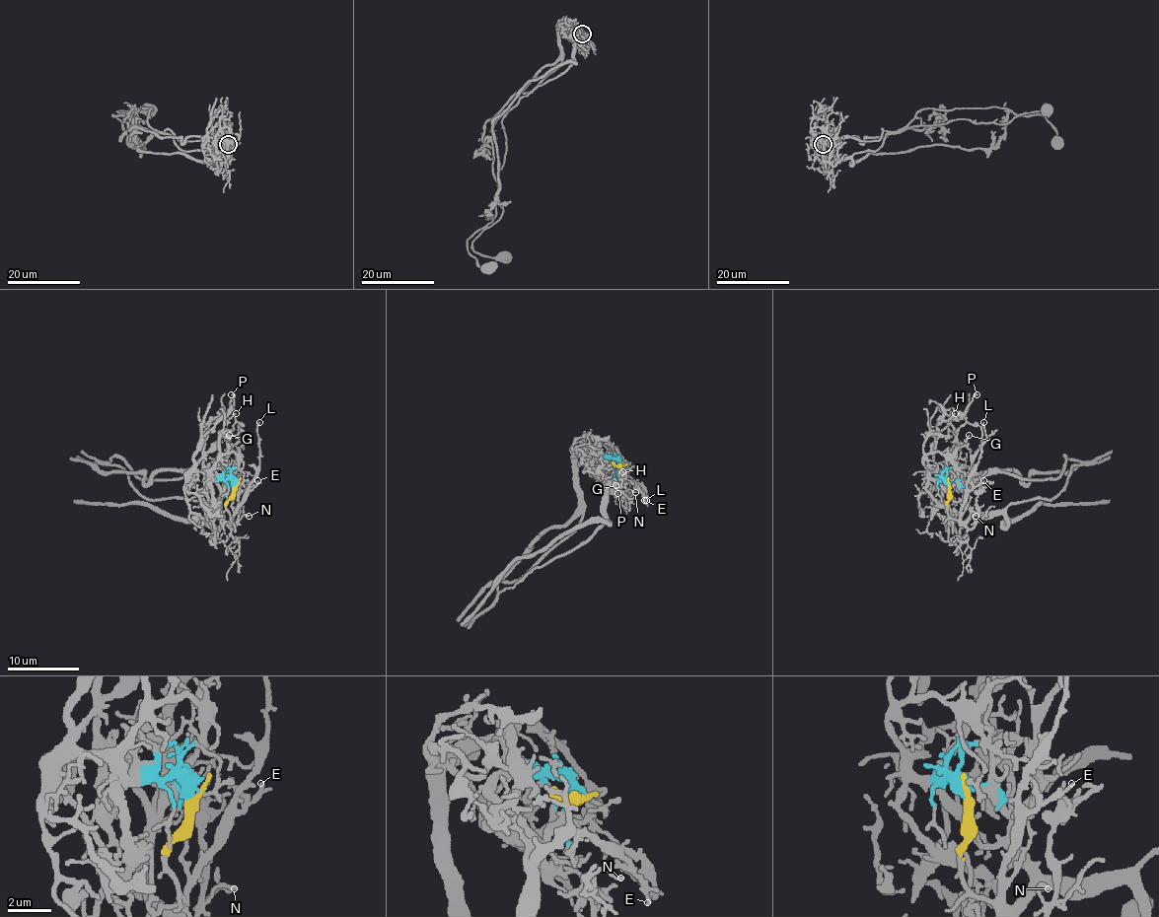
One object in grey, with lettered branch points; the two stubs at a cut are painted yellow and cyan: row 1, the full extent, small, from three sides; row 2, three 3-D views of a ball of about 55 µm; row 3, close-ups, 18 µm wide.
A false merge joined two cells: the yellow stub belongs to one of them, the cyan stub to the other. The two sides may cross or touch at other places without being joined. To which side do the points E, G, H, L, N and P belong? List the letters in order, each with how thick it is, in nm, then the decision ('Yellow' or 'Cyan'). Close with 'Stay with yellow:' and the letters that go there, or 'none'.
E: Thickness 170 nm. Yellow
G: Thickness 160 nm. Yellow
H: Thickness 120 nm. Cyan
L: Thickness 150 nm. Yellow
N: Thickness 130 nm. Yellow
P: Thickness 180 nm. Cyan
Stay with yellow: E, G, L, N

